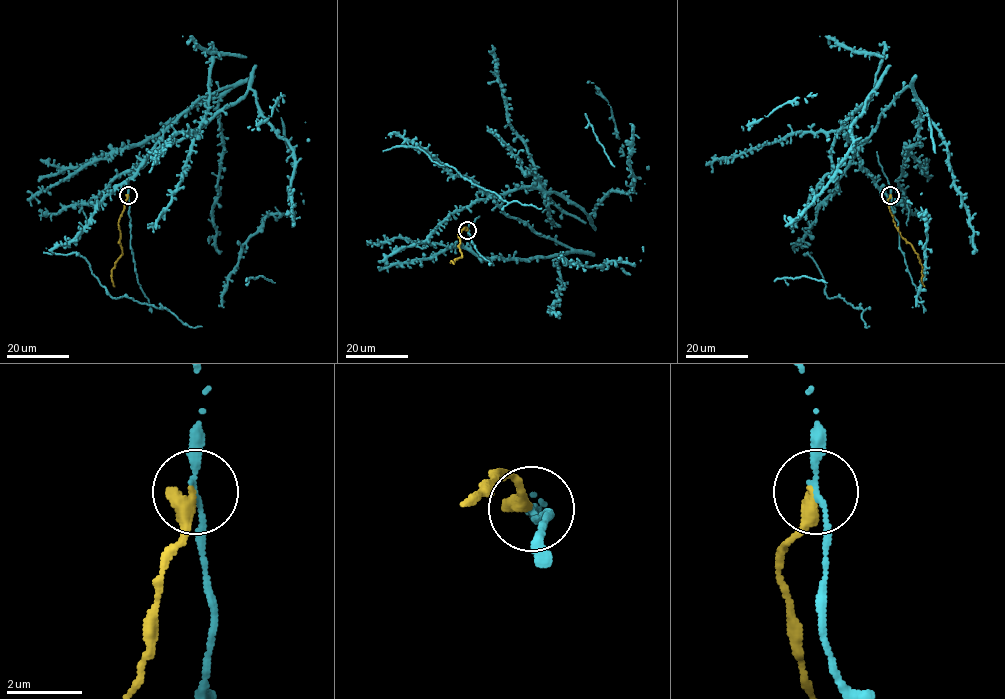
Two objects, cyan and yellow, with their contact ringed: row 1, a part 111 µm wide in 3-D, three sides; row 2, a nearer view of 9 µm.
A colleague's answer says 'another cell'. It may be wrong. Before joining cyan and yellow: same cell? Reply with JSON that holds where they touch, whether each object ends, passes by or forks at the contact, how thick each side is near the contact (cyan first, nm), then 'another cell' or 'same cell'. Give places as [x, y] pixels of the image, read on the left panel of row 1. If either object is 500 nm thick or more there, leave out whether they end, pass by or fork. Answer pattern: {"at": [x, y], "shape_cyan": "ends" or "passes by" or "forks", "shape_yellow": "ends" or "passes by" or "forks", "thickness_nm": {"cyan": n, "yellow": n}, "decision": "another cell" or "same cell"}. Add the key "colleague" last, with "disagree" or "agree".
{"at": [128, 195], "shape_cyan": "passes by", "shape_yellow": "ends", "thickness_nm": {"cyan": 140, "yellow": 420}, "decision": "another cell", "colleague": "agree"}

